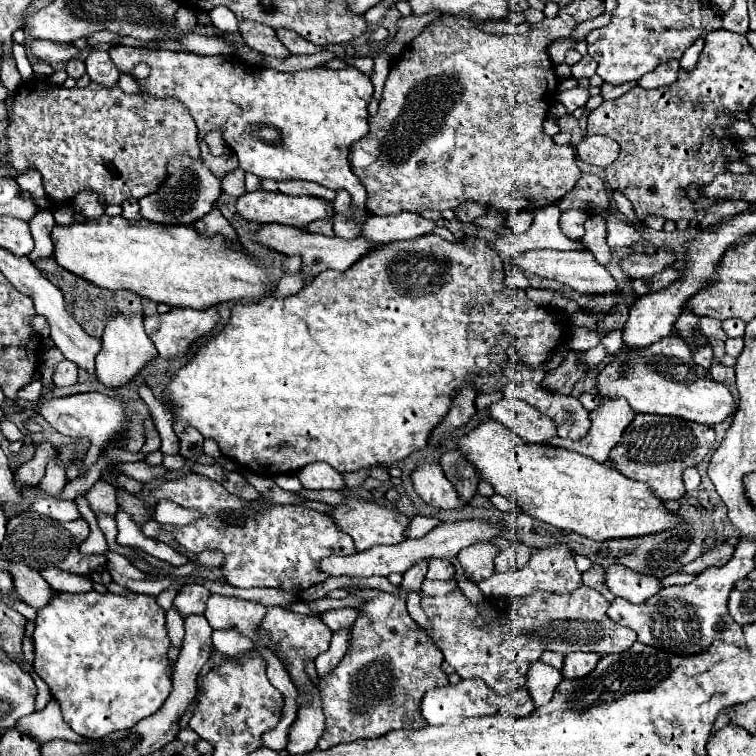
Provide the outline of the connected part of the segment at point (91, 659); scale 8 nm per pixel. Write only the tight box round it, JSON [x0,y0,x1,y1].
[35,590,171,738]

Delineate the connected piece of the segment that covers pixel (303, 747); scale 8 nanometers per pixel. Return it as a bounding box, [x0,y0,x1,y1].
[287,690,325,754]

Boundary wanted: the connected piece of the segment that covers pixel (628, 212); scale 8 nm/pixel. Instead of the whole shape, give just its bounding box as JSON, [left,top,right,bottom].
[612,192,642,225]

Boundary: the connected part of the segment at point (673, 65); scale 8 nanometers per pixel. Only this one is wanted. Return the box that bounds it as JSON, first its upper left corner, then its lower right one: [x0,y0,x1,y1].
[637,60,679,88]

